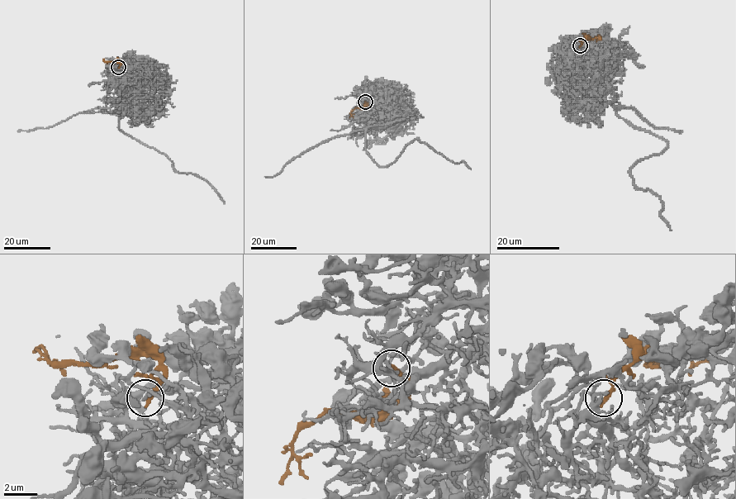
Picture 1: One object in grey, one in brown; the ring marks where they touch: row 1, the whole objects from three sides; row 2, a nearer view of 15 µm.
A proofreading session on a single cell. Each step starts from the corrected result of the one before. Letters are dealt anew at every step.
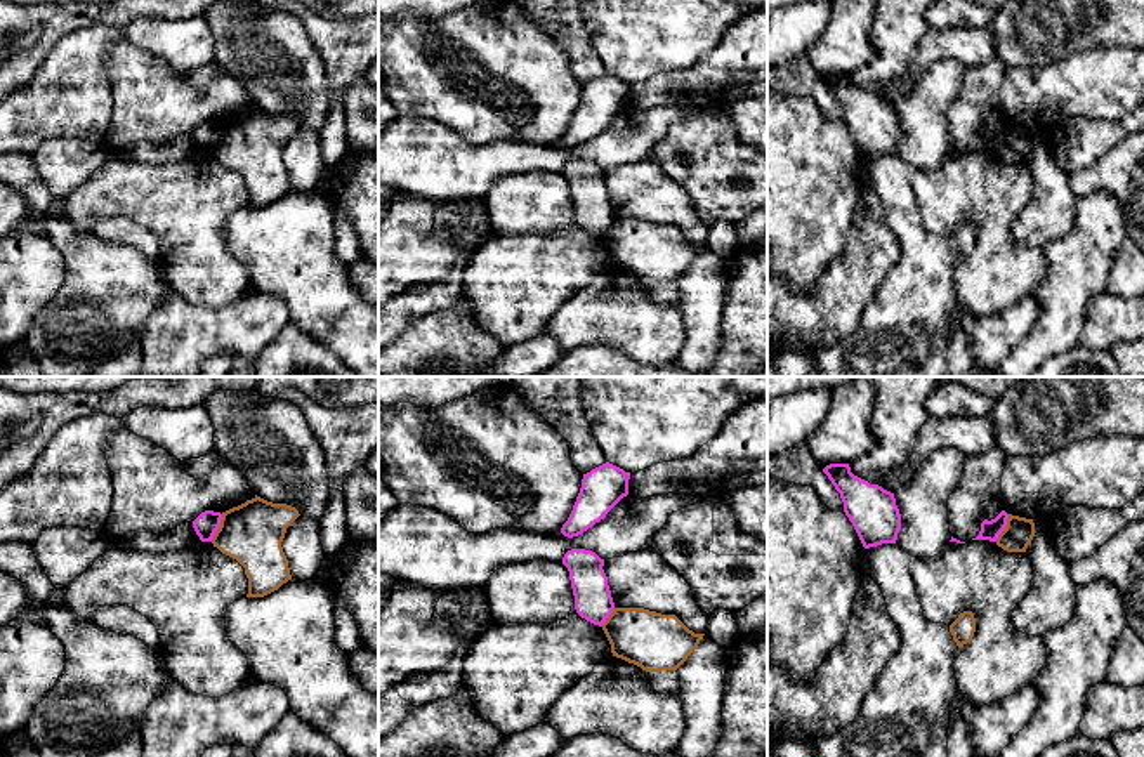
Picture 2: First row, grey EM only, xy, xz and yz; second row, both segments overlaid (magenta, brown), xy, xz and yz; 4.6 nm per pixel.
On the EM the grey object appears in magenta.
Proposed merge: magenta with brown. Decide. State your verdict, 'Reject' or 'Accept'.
Reject

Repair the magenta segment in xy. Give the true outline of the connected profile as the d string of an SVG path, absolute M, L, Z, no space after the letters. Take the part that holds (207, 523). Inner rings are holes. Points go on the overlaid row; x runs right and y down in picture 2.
M205 510L193 521L193 528L201 542L212 542L215 531L220 526L220 519L220 512Z

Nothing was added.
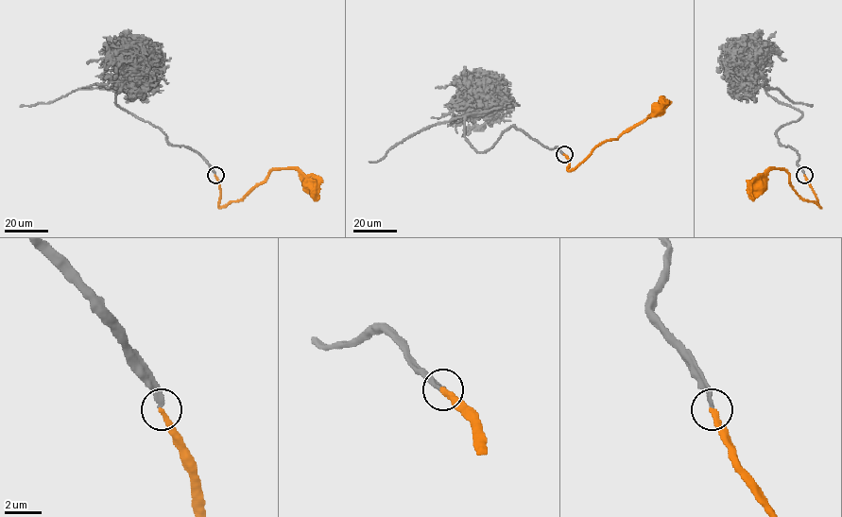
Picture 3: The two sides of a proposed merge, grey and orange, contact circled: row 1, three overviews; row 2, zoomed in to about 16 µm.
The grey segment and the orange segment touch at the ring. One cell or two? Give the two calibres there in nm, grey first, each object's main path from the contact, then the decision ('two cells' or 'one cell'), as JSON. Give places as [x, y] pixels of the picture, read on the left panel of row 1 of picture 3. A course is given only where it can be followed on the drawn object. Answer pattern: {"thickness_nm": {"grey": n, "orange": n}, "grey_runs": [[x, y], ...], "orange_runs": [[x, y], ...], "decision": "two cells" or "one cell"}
{"thickness_nm": {"grey": 240, "orange": 280}, "grey_runs": [[215, 175], [196, 152], [170, 144], [153, 125], [115, 104], [117, 91], [135, 75], [120, 51], [86, 62]], "orange_runs": [[215, 175], [220, 189], [219, 206], [240, 200], [272, 170], [296, 169], [309, 184]], "decision": "one cell"}

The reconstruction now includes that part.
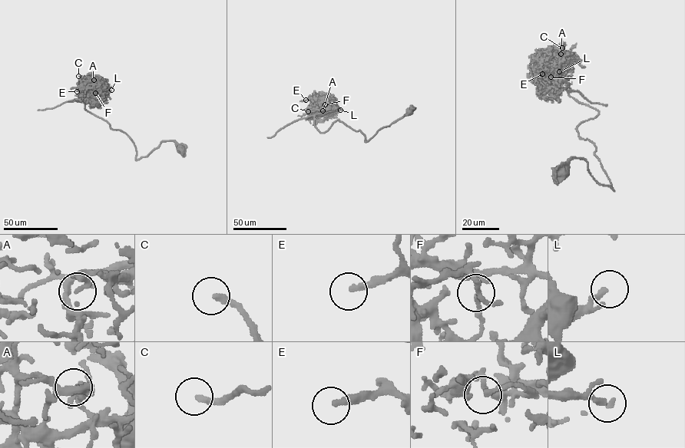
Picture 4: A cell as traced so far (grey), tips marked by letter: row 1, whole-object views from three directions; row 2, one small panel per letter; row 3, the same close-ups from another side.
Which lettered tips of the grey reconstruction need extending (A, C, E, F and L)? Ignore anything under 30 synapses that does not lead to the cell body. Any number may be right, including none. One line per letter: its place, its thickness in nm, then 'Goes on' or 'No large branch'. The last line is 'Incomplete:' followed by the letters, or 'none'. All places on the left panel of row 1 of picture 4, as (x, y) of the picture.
A: Place: (94, 80). Thickness 120 nm. No large branch
C: Place: (78, 76). Thickness 240 nm. No large branch
E: Place: (77, 91). Thickness 240 nm. Goes on
F: Place: (95, 93). Thickness 180 nm. Goes on
L: Place: (111, 90). Thickness 200 nm. No large branch
Incomplete: E, F

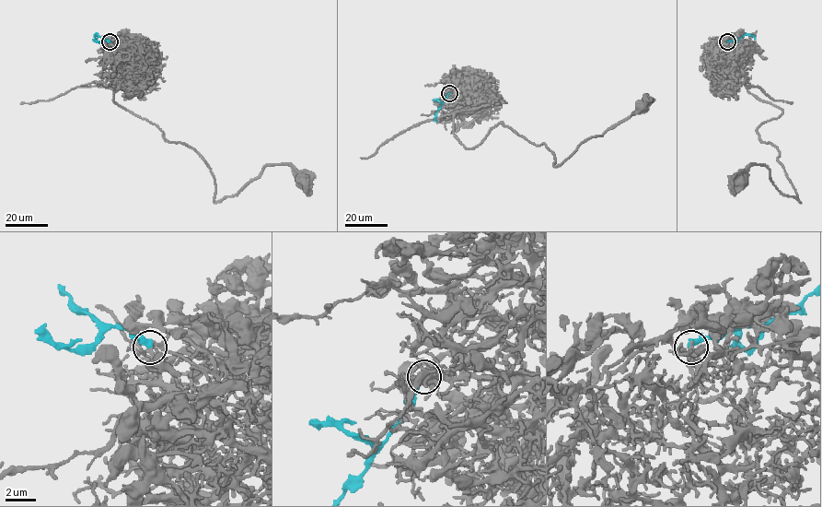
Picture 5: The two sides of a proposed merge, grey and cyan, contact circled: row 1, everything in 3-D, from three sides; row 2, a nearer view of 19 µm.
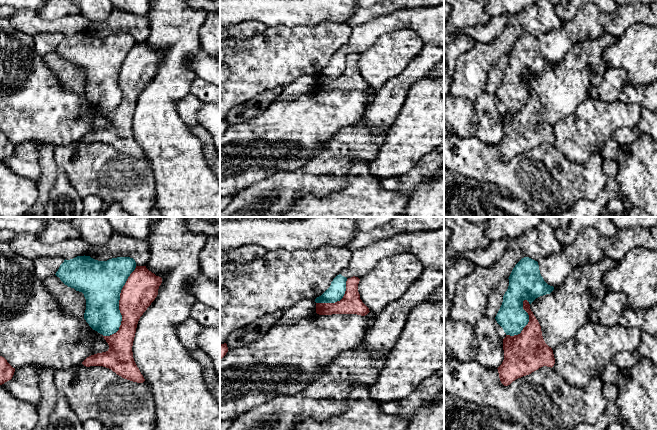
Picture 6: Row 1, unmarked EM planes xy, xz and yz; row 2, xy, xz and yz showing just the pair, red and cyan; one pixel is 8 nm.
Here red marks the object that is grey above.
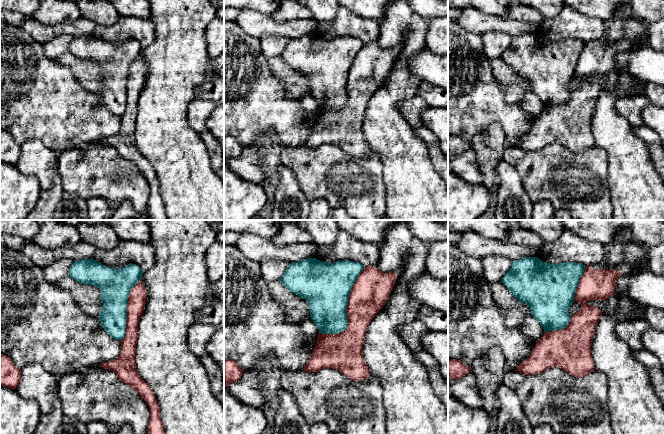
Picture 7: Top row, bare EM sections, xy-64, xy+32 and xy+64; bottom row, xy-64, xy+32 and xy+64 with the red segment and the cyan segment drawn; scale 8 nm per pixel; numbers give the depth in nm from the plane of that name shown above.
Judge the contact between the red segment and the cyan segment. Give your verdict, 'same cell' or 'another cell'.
another cell

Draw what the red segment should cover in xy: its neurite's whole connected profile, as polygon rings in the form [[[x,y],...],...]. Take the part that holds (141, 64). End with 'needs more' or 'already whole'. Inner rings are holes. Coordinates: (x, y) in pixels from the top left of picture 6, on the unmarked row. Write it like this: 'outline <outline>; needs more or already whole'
outline [[[136,42],[120,69],[122,97],[119,106],[110,112],[103,112],[109,125],[87,133],[82,138],[84,142],[103,142],[124,155],[137,159],[145,157],[134,137],[132,122],[138,97],[157,73],[161,59],[162,54],[146,42]]]; already whole

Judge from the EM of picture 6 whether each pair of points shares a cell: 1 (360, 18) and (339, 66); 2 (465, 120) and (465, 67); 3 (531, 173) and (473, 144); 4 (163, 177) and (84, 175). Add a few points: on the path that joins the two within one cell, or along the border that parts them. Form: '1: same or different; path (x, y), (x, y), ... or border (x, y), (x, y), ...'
1: different; border (380, 15), (351, 27)
2: different; border (454, 95), (467, 98), (473, 103)
3: same; path (517, 173), (502, 173), (487, 158)
4: different; border (145, 156), (151, 164), (156, 200)

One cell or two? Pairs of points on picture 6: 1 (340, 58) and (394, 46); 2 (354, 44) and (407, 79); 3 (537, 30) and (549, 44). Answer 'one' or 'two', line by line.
1: two
2: two
3: two

